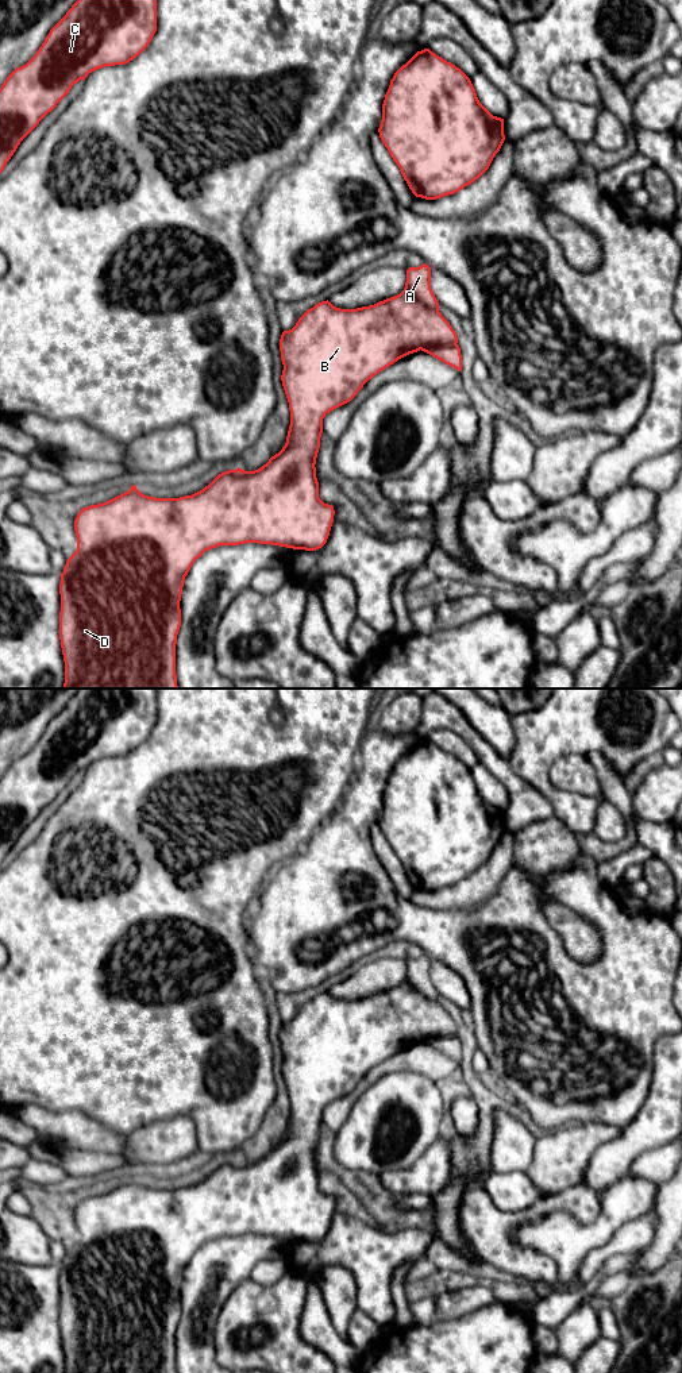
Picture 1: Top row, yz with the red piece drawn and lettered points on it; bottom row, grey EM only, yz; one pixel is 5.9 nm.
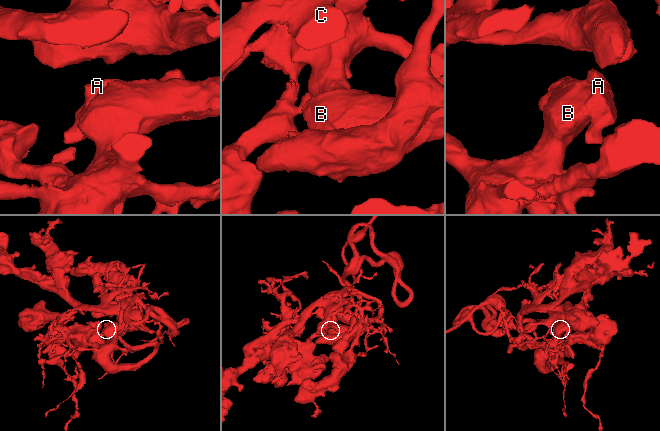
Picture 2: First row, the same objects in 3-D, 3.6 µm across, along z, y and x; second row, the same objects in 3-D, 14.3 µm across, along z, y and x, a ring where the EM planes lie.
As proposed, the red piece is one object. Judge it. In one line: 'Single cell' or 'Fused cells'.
Fused cells

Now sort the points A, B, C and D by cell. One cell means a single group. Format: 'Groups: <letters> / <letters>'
Groups: A / B C D

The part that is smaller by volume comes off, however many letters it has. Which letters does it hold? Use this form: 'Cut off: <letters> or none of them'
Cut off: A

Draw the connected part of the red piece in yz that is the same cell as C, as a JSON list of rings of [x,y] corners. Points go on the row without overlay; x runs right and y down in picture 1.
[[[78,689],[35,747],[0,779],[0,864],[20,833],[89,764],[136,749],[157,722],[157,689]]]

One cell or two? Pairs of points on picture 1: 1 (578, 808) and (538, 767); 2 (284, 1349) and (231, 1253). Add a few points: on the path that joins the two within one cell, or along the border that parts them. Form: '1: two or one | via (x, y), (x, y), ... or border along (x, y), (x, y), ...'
1: one | via (566, 805), (540, 779)
2: two | border along (249, 1277), (234, 1289), (224, 1303)

